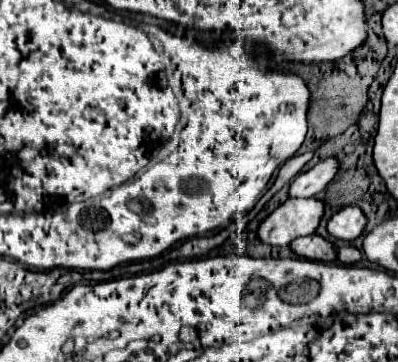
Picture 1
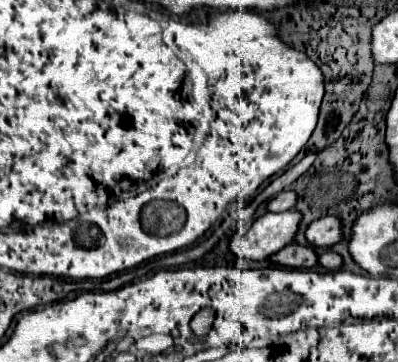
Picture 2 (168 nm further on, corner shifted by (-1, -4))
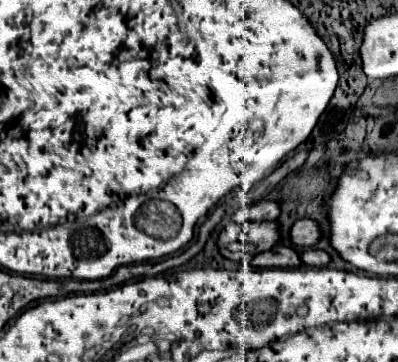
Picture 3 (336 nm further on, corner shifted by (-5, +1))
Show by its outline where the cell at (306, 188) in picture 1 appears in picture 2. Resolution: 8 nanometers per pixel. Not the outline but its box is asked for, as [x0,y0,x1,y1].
[268,190,300,212]

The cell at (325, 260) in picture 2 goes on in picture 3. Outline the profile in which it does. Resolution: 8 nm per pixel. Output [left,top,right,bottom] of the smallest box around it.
[300,249,330,267]

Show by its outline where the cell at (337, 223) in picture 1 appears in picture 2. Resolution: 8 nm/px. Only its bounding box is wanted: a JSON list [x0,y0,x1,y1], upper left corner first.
[306,216,344,246]

